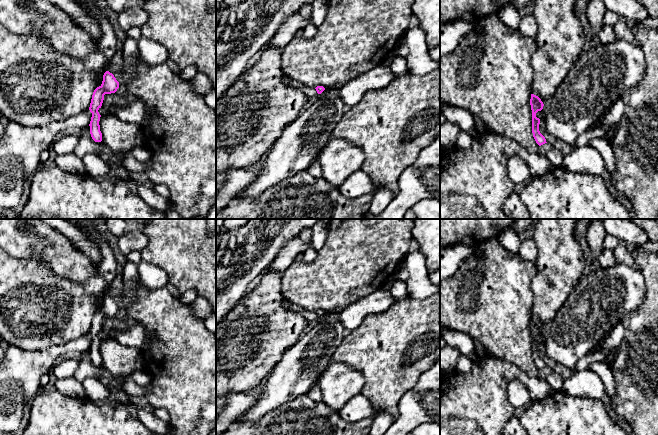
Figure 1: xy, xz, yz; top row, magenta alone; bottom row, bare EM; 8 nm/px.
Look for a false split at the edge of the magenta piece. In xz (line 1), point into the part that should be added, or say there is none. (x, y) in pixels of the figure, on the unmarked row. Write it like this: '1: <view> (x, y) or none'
1: none

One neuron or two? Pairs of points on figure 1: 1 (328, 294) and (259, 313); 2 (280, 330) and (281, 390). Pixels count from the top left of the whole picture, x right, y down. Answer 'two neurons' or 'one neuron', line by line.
1: two neurons
2: two neurons

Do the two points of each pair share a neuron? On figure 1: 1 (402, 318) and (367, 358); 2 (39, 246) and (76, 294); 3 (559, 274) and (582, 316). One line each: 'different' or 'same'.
1: same
2: different
3: different

